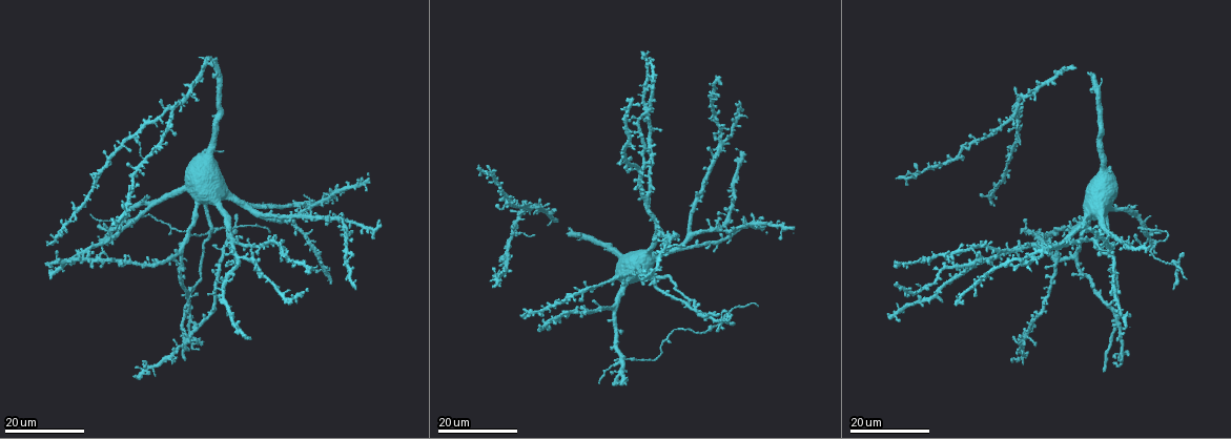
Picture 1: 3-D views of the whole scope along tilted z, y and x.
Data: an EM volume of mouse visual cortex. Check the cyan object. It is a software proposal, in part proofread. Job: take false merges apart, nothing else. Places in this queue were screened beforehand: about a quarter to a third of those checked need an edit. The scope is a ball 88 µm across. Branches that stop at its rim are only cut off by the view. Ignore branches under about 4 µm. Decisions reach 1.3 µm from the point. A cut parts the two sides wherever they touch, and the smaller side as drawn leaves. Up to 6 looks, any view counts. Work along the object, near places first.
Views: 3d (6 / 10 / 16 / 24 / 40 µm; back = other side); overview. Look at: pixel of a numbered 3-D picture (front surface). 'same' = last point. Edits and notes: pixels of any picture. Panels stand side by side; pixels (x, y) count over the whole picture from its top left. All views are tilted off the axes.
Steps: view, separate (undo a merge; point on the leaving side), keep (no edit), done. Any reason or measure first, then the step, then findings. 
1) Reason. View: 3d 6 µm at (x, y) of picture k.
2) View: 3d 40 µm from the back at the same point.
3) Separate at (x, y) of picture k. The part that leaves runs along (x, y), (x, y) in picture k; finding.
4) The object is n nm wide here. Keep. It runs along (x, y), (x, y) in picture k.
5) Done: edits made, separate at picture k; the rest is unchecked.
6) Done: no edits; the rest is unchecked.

Four or more arms meet. View: 3d 24 µm at (236, 226) of picture 1.

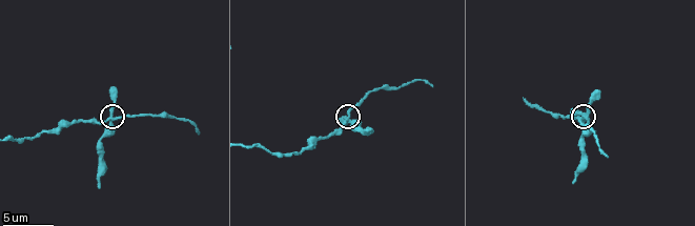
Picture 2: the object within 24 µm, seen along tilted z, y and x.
View: 3d 10 µm at (109, 120) of picture 2.

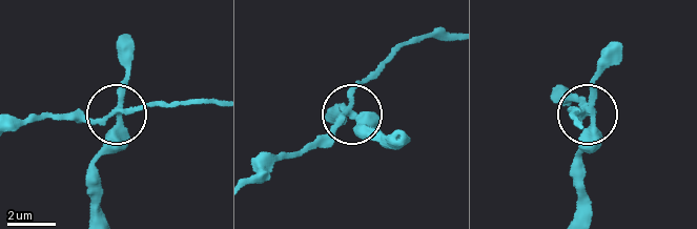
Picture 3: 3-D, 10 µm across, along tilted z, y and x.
The object is 290 nm wide here. Separate at (109, 139) of picture 3. The part that leaves runs along (590, 113), (589, 134), (574, 165), (574, 212) in picture 3; two cells meet here.

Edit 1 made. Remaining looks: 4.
View: 3d 16 µm at (620, 361) of picture 1.

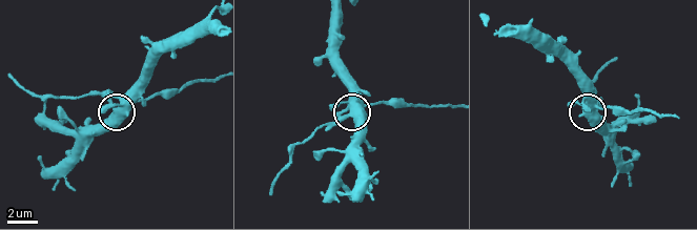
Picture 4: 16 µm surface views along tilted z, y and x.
View: 3d 10 µm at (346, 116) of picture 4.

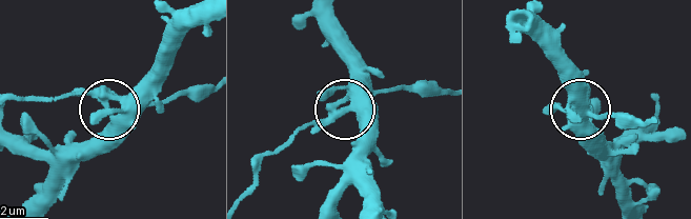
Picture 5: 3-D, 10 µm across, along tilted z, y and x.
Keep. One cell here.

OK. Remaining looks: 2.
Done: edits made, separate at picture 3; the rest is unchecked.

